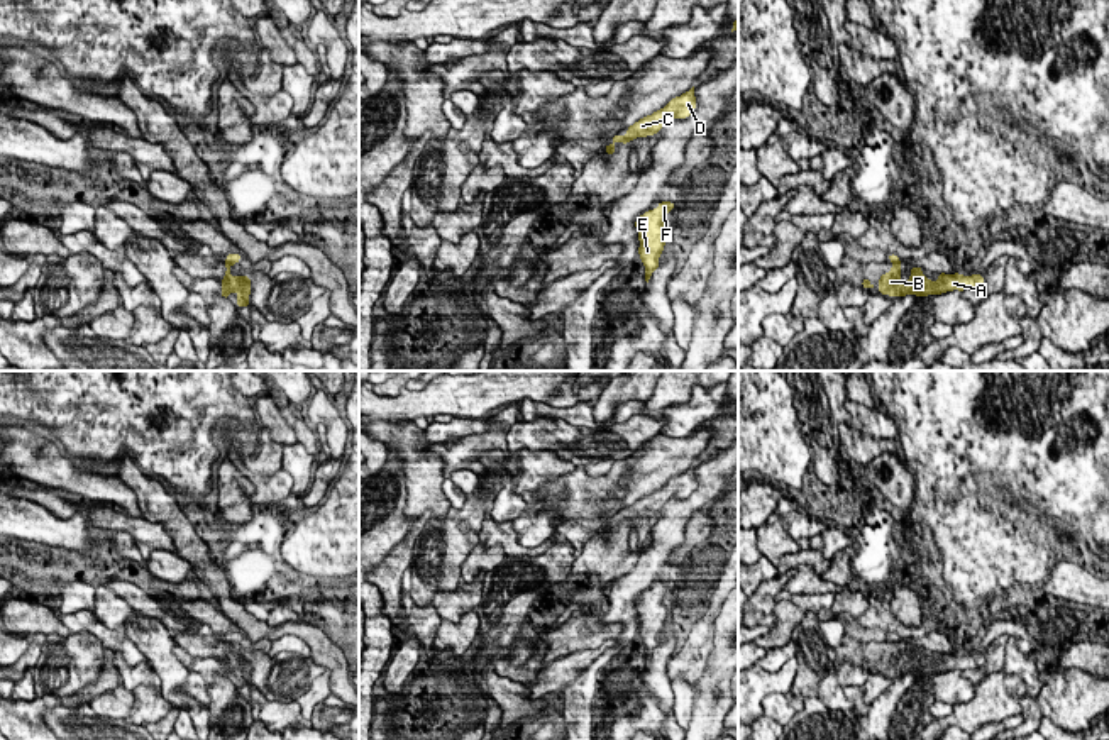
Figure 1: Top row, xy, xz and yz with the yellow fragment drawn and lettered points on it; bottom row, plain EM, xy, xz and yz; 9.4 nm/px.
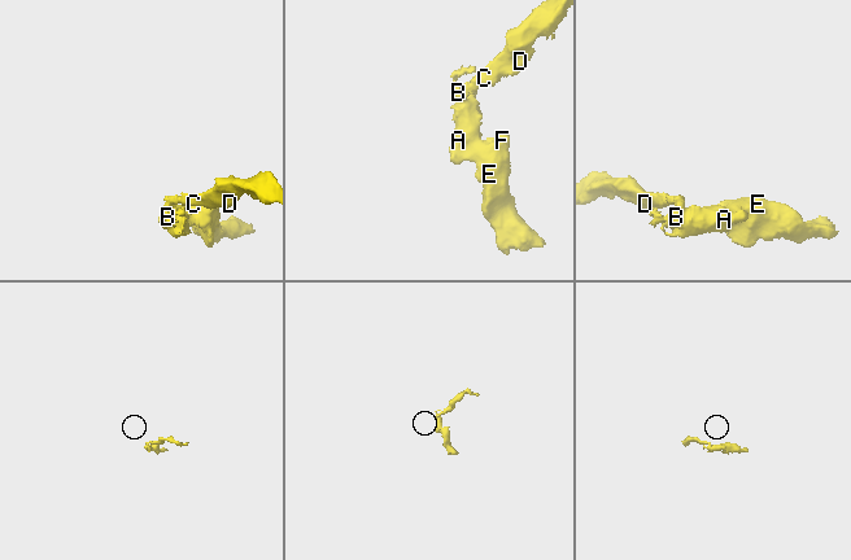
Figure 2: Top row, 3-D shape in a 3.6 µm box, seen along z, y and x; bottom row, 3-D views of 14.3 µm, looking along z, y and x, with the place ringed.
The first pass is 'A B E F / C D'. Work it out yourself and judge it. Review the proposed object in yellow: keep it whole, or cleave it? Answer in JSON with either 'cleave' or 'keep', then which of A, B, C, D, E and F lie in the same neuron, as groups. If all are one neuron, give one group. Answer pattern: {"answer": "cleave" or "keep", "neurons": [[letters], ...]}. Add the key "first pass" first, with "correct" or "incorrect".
{"first pass": "correct", "answer": "cleave", "neurons": [["A", "B", "E", "F"], ["C", "D"]]}

